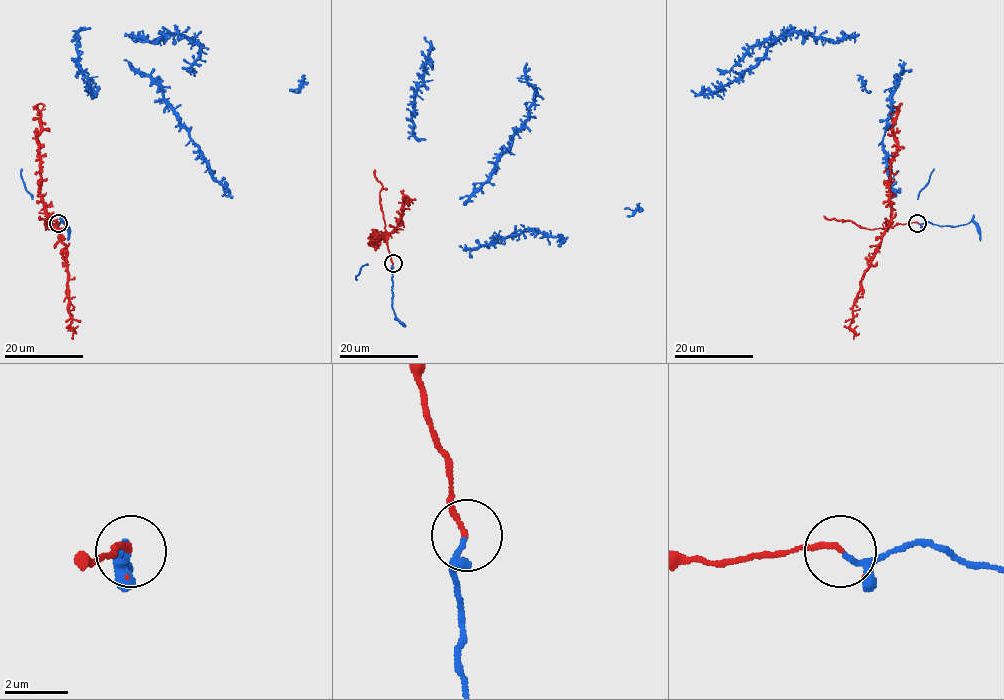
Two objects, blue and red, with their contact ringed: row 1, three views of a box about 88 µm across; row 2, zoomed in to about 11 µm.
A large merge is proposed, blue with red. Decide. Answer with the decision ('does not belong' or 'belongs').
belongs

